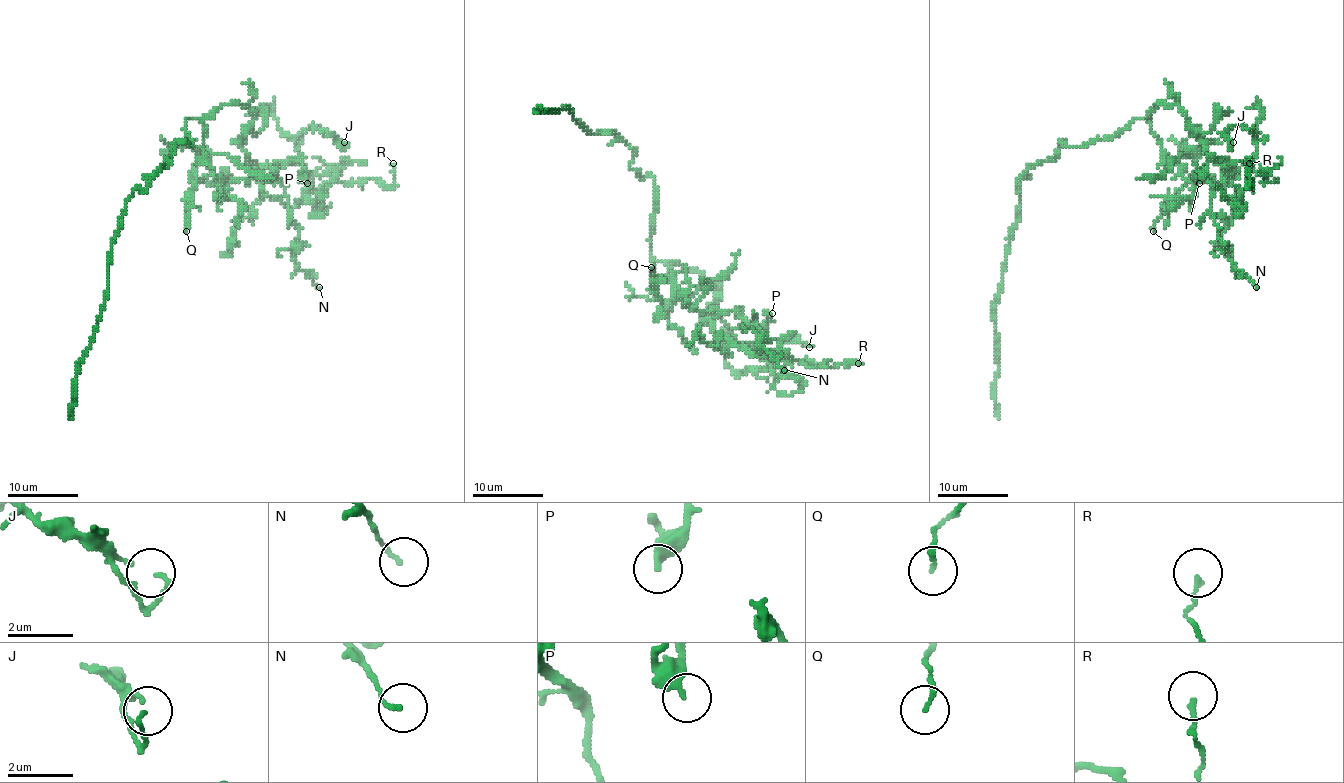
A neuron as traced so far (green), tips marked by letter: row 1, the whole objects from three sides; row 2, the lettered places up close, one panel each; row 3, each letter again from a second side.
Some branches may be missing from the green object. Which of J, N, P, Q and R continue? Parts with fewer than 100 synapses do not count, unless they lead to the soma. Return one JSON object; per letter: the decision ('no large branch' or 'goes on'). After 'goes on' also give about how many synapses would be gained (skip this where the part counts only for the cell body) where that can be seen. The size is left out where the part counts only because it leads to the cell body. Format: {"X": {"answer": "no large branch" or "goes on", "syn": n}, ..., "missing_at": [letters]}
{"J": {"answer": "no large branch"}, "N": {"answer": "no large branch"}, "P": {"answer": "no large branch"}, "Q": {"answer": "no large branch"}, "R": {"answer": "no large branch"}, "missing_at": []}

